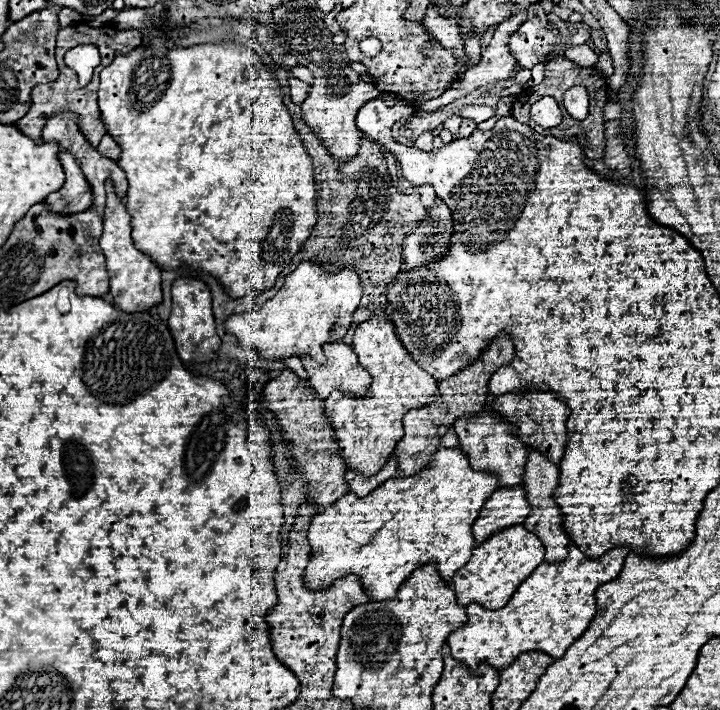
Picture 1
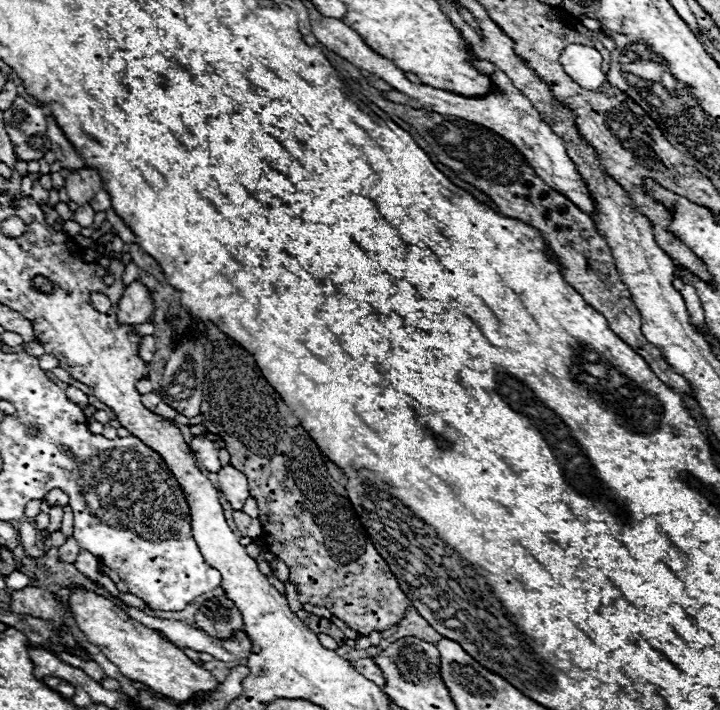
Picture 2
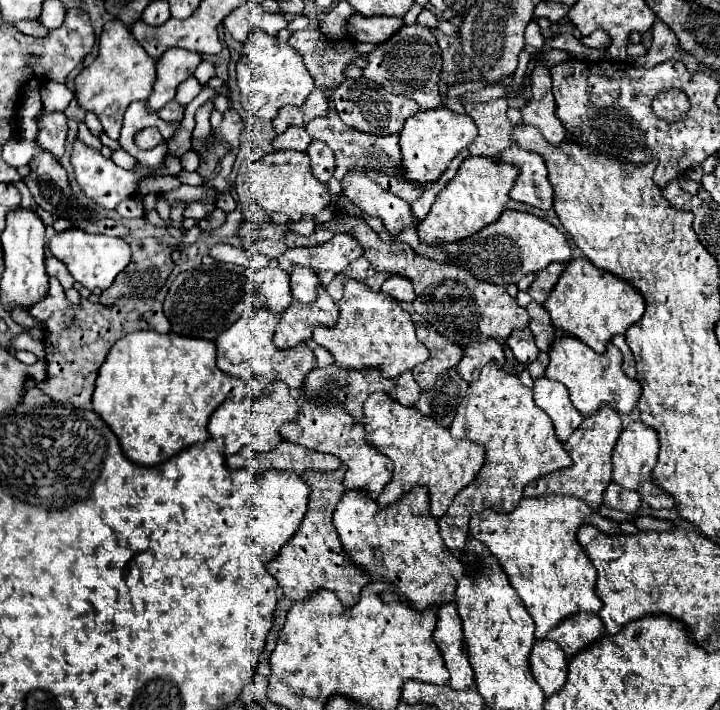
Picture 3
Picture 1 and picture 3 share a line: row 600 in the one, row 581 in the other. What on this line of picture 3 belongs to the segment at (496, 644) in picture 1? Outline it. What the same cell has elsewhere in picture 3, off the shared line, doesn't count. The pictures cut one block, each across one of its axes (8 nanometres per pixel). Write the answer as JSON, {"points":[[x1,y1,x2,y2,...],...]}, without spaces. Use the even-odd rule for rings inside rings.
{"points":[[574,496,522,498,512,514,488,510,470,518,468,538,480,540,486,552,498,560,510,586,536,624,536,640,544,640,564,618,578,612,600,612,602,608,596,594,596,570,576,540,576,530,582,524,594,524,606,532,620,532,618,522,602,518,600,512,590,510,584,500]]}

